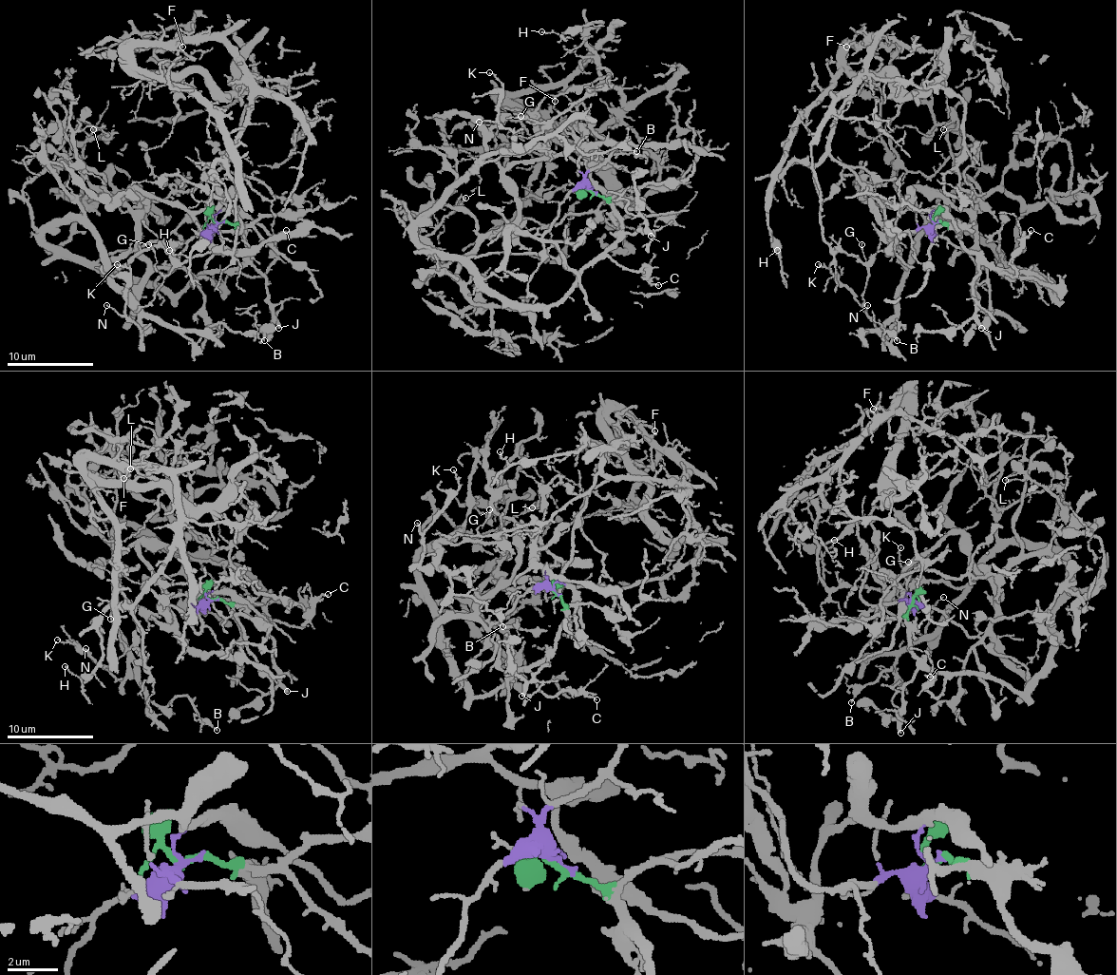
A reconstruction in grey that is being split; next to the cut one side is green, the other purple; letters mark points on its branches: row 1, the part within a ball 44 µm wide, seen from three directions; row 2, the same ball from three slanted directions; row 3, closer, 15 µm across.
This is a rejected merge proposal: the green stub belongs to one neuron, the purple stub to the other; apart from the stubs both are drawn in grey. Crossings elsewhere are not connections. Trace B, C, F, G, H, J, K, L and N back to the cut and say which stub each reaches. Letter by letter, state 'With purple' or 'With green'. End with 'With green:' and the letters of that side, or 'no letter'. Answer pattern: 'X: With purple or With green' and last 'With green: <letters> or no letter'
B: With green
C: With green
F: With purple
G: With purple
H: With purple
J: With green
K: With green
L: With green
N: With green
With green: B, C, J, K, L, N

